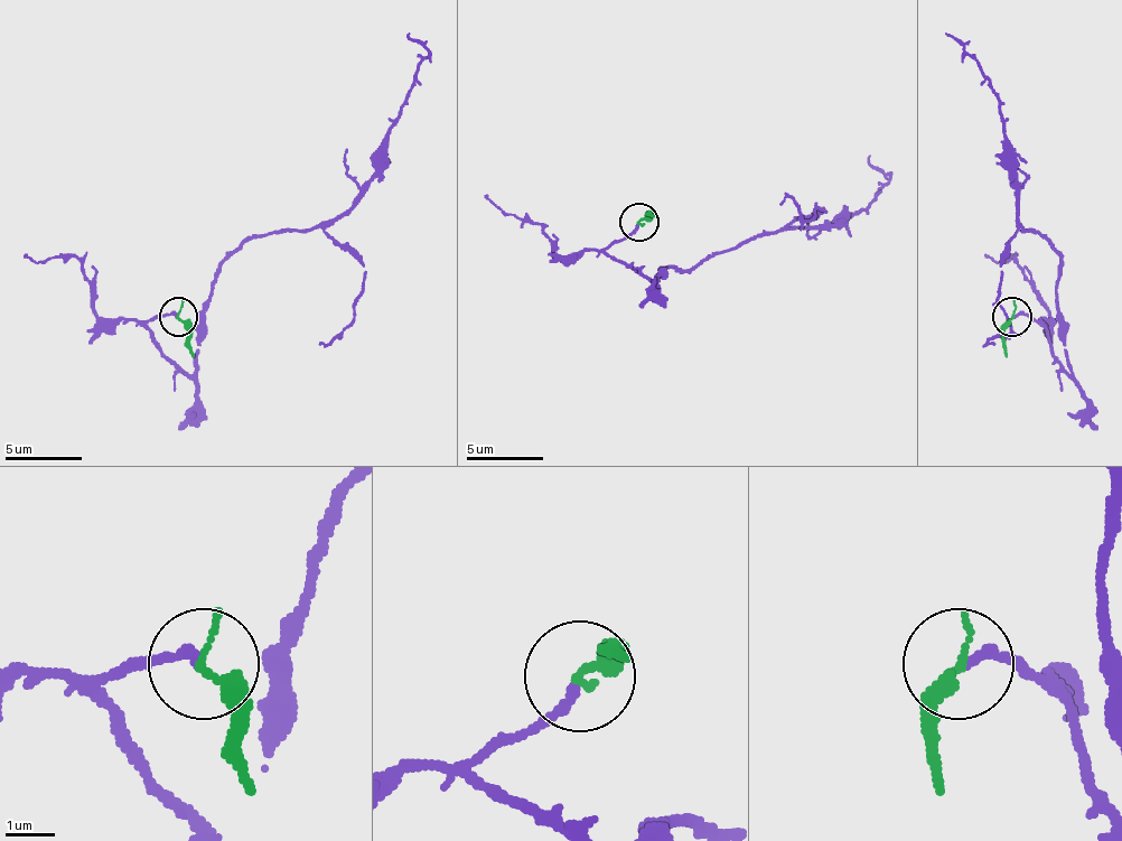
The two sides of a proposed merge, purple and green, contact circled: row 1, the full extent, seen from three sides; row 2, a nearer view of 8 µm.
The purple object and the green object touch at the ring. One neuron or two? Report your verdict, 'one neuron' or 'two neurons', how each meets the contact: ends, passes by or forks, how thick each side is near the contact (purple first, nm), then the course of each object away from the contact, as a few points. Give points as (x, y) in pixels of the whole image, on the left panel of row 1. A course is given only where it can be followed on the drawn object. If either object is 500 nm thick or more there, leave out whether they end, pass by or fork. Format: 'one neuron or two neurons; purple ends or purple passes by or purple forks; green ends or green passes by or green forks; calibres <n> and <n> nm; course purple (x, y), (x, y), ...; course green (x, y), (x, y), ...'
one neuron; purple ends; green ends; calibres 200 and 320 nm; course purple (175, 316), (148, 327), (190, 373), (214, 273), (252, 239), (332, 224), (374, 170), (428, 55), (409, 33); course green (179, 316), (187, 327), (194, 357)

